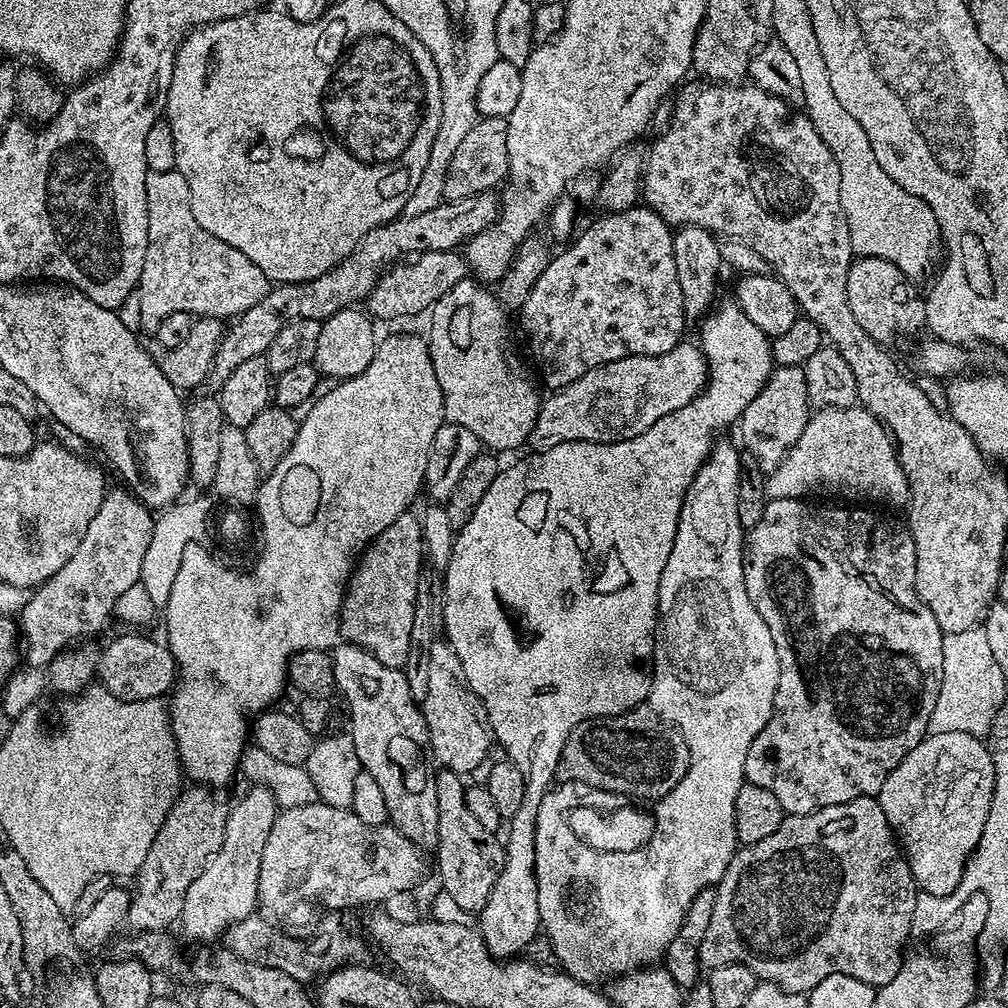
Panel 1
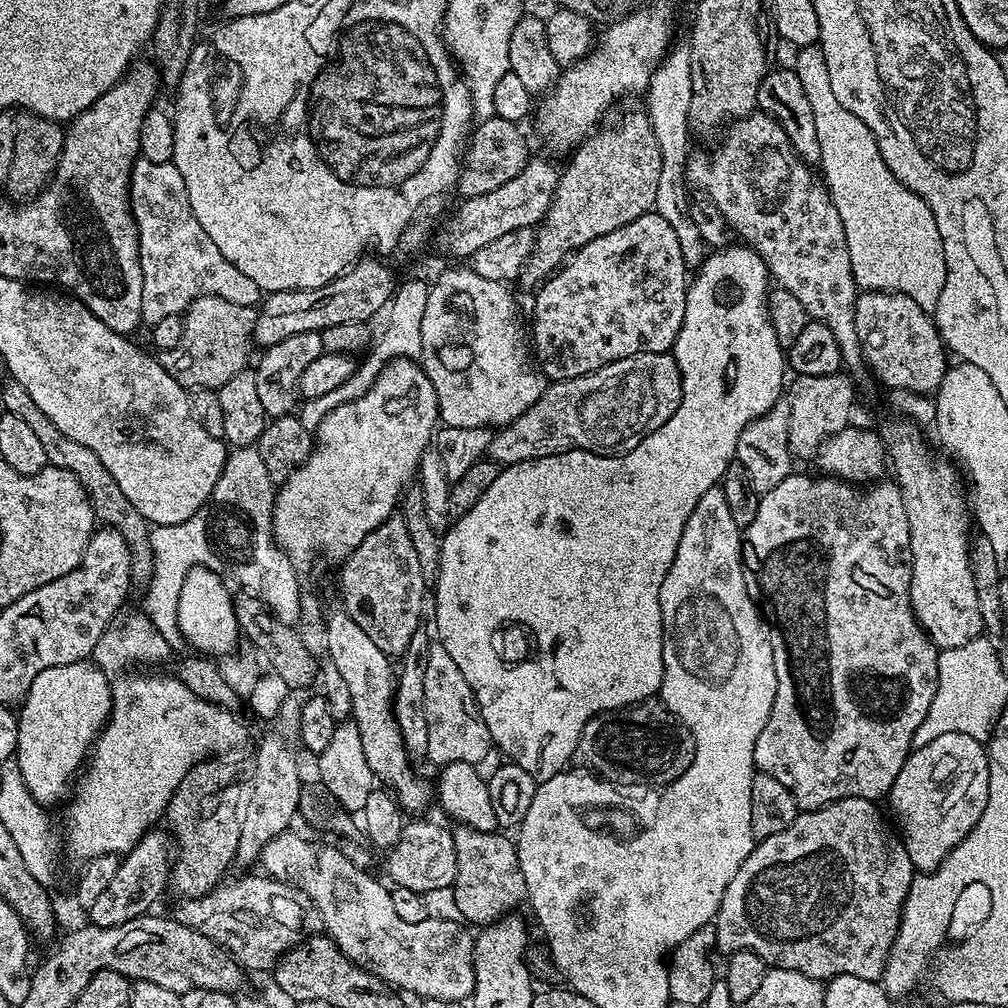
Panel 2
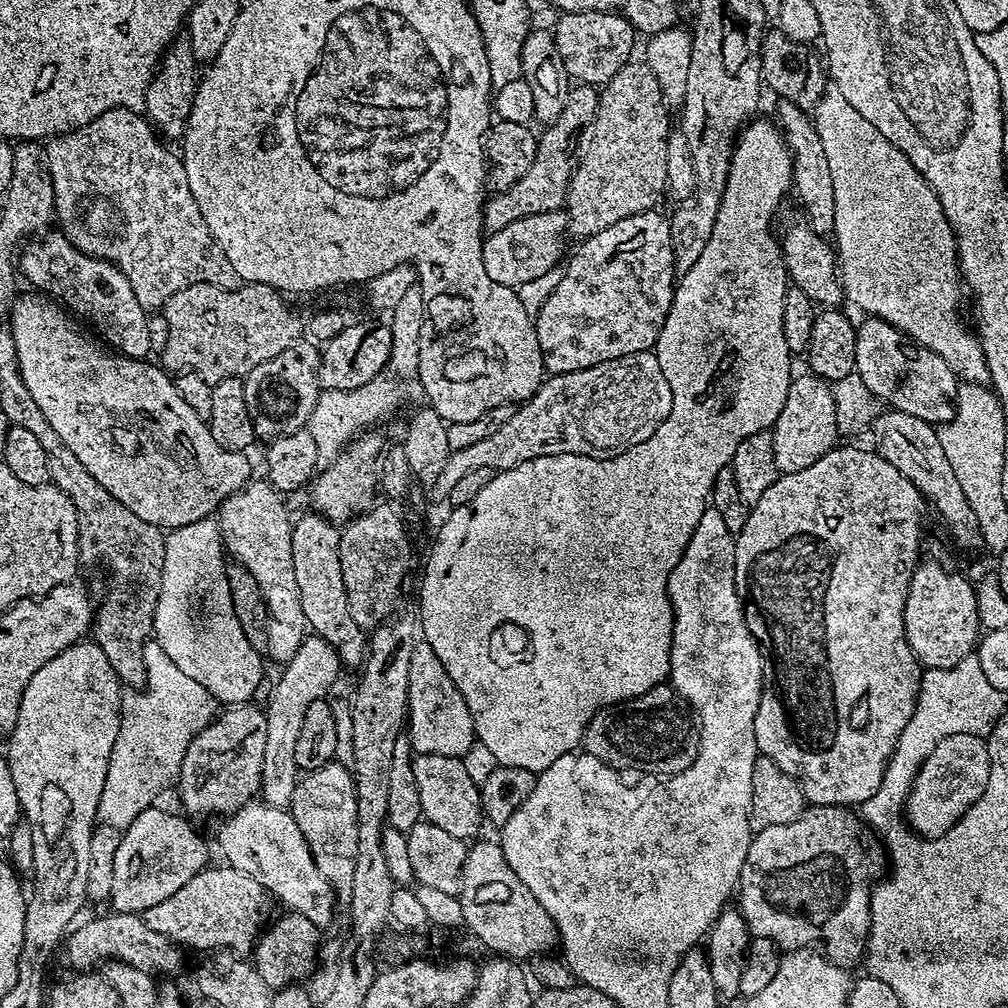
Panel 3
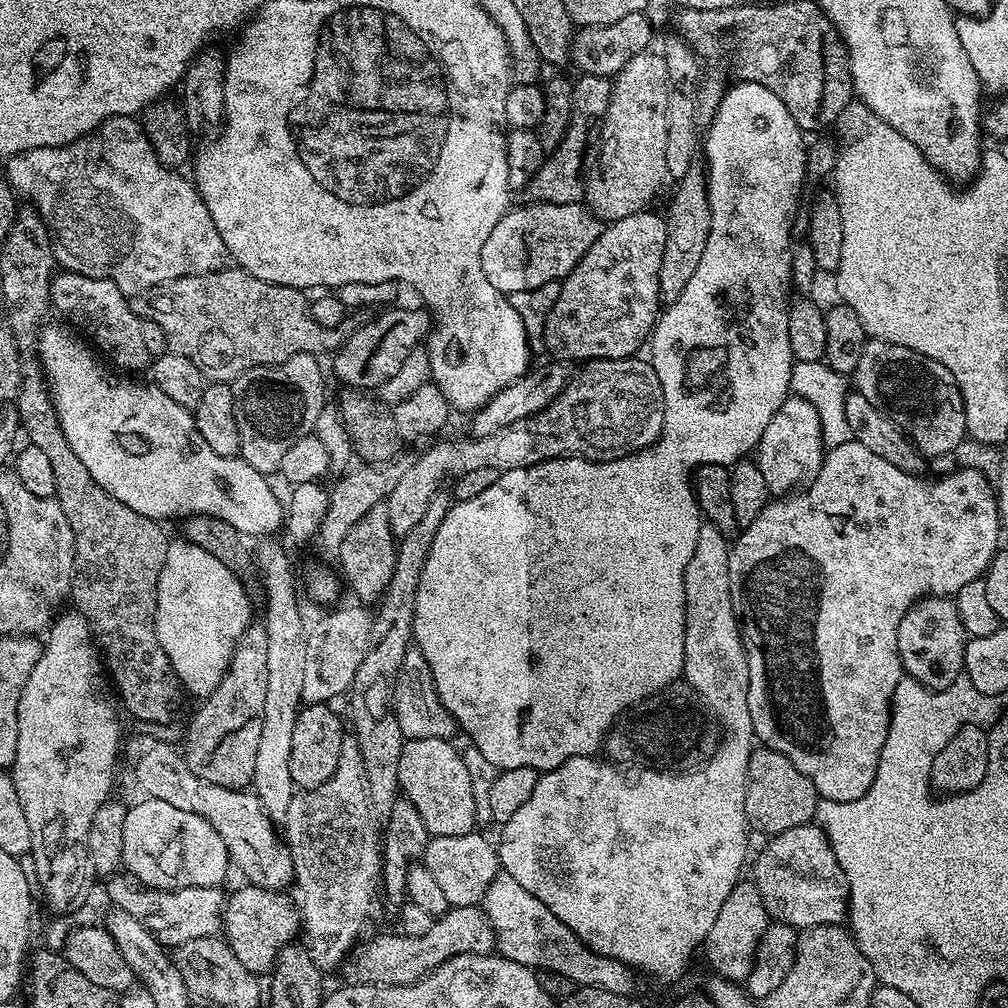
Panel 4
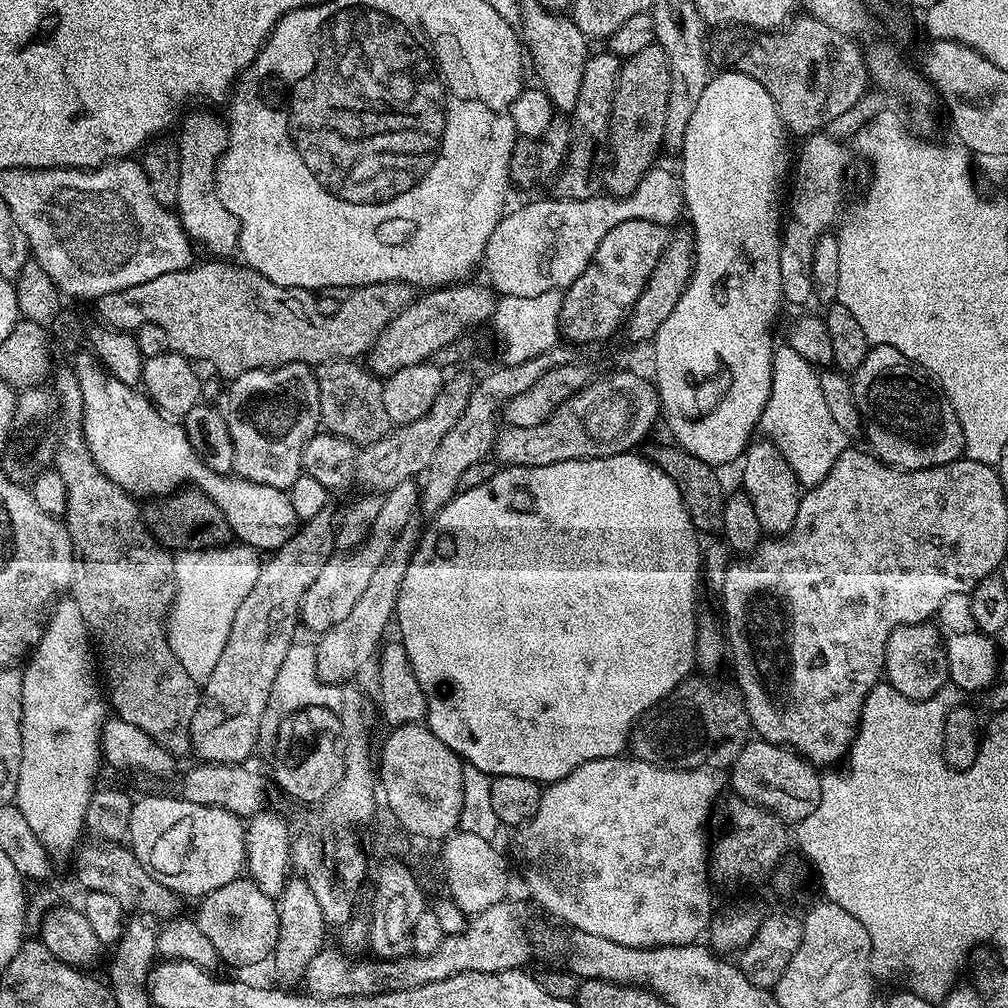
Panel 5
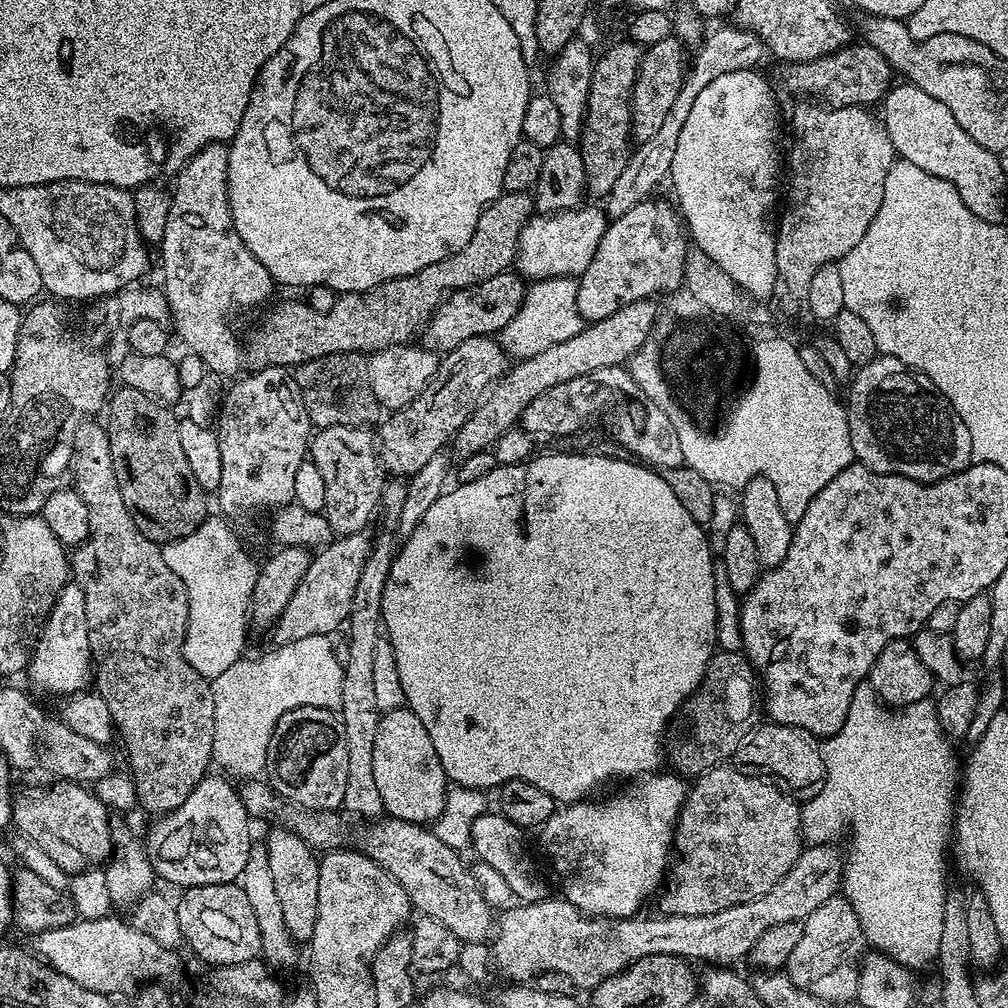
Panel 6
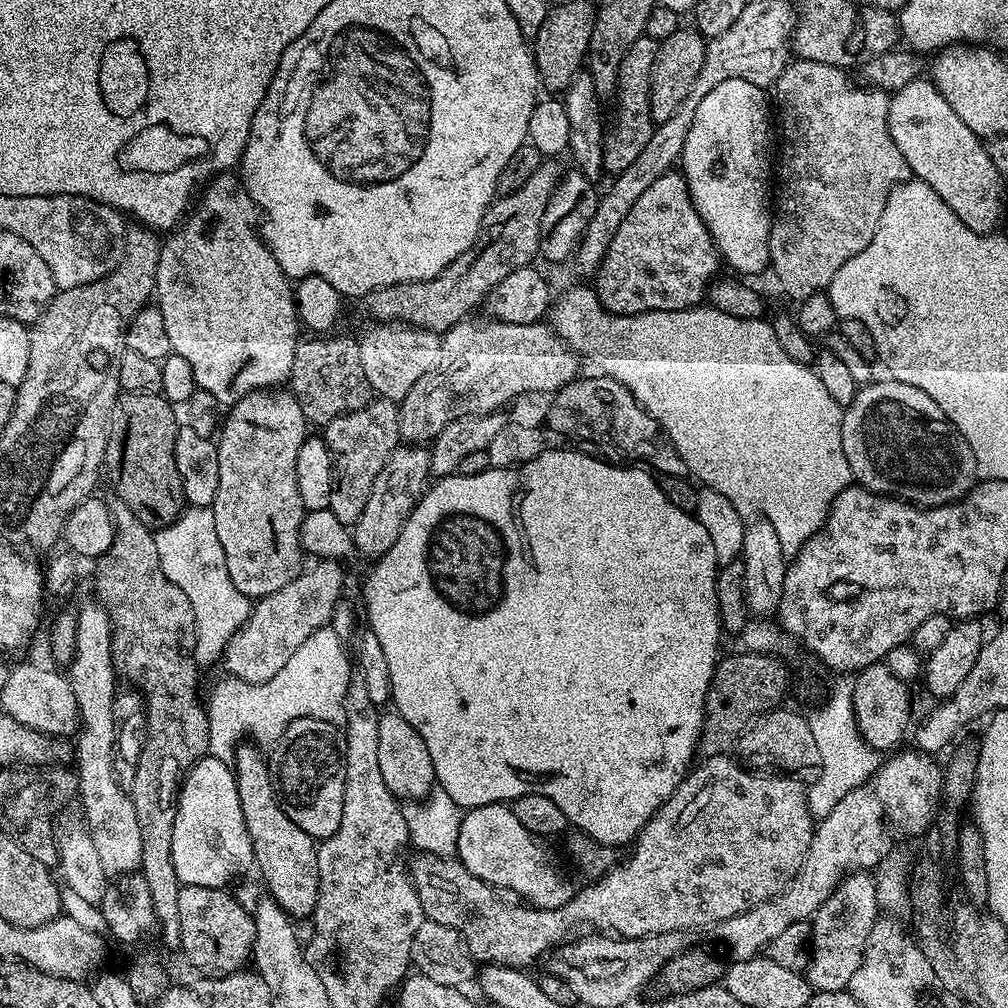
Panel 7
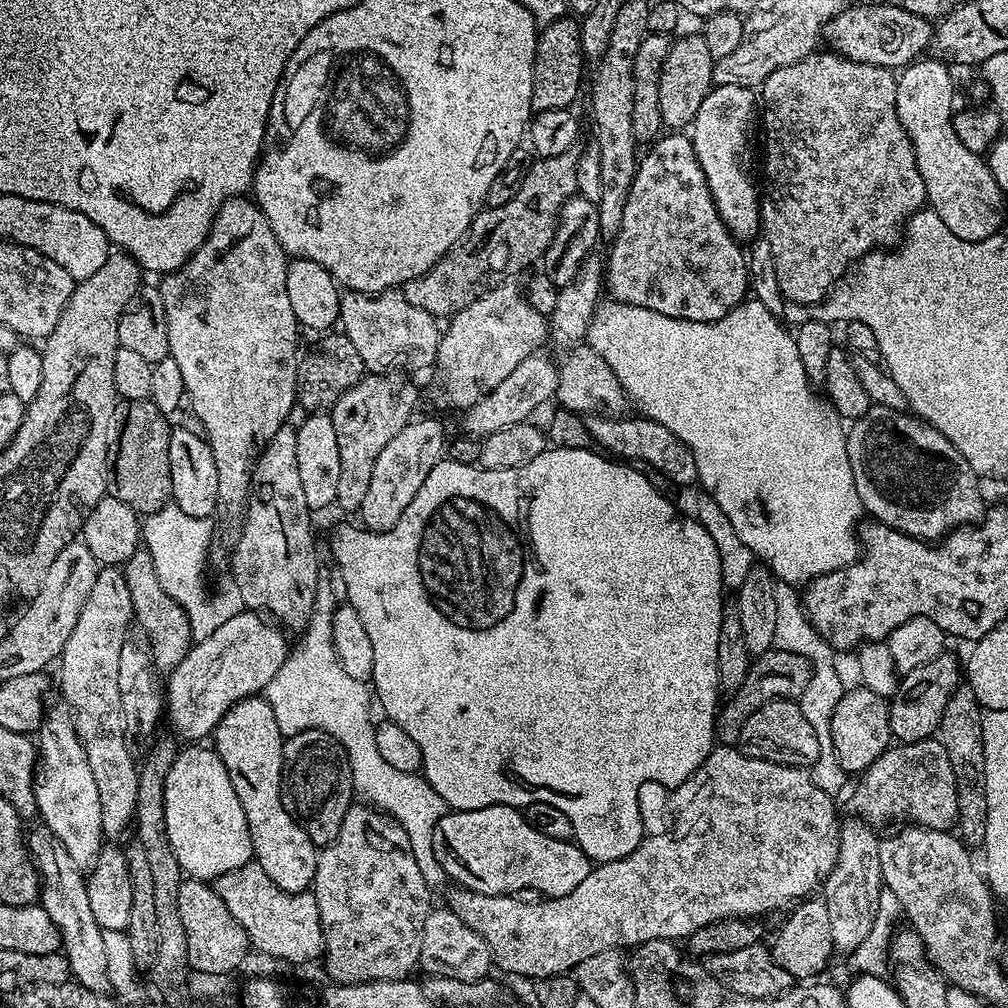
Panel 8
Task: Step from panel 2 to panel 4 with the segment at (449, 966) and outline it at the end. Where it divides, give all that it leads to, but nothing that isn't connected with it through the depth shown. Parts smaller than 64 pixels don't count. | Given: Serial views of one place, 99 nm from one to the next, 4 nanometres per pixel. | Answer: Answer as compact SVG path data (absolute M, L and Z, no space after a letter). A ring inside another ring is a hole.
M140 732L137 736L132 736L123 741L122 760L128 763L128 768L132 771L132 776L136 779L138 787L144 791L143 795L150 800L161 800L170 806L175 806L177 810L190 810L210 822L218 834L222 834L222 842L226 842L228 859L245 877L249 884L256 884L260 888L275 888L277 890L287 889L293 883L293 870L291 854L281 841L276 841L277 825L268 816L268 812L262 806L262 802L256 797L255 791L241 790L239 788L223 788L217 784L206 782L190 770L190 766L185 762L183 755L176 752L164 740L159 740L156 736L150 736L146 732Z

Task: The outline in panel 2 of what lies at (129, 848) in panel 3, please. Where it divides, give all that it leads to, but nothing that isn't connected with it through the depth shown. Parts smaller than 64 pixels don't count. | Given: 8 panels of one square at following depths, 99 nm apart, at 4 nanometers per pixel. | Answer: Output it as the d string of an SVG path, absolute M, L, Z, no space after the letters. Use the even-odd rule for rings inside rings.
M157 830L145 832L143 838L124 853L117 866L117 873L106 890L98 895L90 909L90 924L94 927L119 926L153 911L152 903L166 892L166 865L170 860L170 840Z

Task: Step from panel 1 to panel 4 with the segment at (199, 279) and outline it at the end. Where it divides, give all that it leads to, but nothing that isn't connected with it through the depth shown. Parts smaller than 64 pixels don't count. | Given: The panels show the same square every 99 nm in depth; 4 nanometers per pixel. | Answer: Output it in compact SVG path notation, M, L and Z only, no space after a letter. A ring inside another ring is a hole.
M112 116L111 119L104 121L91 136L83 136L81 140L75 140L72 144L63 144L57 148L39 148L29 152L19 152L17 156L7 160L6 168L8 168L6 169L8 185L12 187L12 191L21 201L34 206L38 215L43 218L44 224L48 227L48 234L52 238L52 259L65 272L77 272L90 278L109 280L114 282L125 296L135 298L139 292L151 293L178 278L218 272L229 263L230 257L222 242L222 234L218 234L218 226L214 226L214 218L205 206L204 199L196 191L195 183L189 177L187 180L186 177L179 176L181 174L179 171L167 168L162 162L158 162L144 133L143 123L139 119L130 116Z

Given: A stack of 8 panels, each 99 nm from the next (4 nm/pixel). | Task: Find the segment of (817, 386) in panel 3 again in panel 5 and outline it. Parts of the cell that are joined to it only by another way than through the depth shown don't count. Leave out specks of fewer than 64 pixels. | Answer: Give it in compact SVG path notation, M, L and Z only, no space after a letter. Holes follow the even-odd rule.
M767 438L758 440L749 443L742 457L742 465L744 464L742 491L754 502L758 522L762 522L765 533L783 534L792 529L798 518L802 485L796 479L794 470L786 462L786 458L781 454L779 447Z

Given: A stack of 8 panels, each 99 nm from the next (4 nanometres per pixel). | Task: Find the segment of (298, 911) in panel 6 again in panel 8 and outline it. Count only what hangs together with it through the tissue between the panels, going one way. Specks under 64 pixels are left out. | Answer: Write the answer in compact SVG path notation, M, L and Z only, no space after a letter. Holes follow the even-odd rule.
M255 695L239 700L218 722L214 747L226 766L226 774L230 774L238 802L242 802L255 863L260 864L282 890L306 892L316 879L318 845L308 837L306 830L302 830L302 826L298 826L282 802L280 783L285 739L278 730L274 710L270 710L268 701Z

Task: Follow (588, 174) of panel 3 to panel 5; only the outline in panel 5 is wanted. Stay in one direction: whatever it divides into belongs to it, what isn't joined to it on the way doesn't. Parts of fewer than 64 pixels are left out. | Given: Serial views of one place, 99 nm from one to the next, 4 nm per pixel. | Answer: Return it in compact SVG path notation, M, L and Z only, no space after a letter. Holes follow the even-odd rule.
M655 43L638 50L621 63L618 90L614 94L612 122L608 127L606 167L602 184L614 197L631 194L643 176L657 163L656 155L662 152L666 130L666 106L670 98L670 62L666 50Z

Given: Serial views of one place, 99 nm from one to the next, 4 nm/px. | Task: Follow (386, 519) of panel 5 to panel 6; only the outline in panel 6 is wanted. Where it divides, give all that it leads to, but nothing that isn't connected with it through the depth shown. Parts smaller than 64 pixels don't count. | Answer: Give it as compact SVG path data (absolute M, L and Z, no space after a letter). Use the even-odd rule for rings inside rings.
M362 531L349 536L336 536L331 544L323 545L312 556L302 582L298 582L298 590L294 590L294 598L286 602L286 610L282 610L280 619L274 625L277 645L298 642L298 638L335 633L335 628L347 621L354 606L354 590L358 590L362 566L366 566L372 556L374 540L368 535L367 531Z

